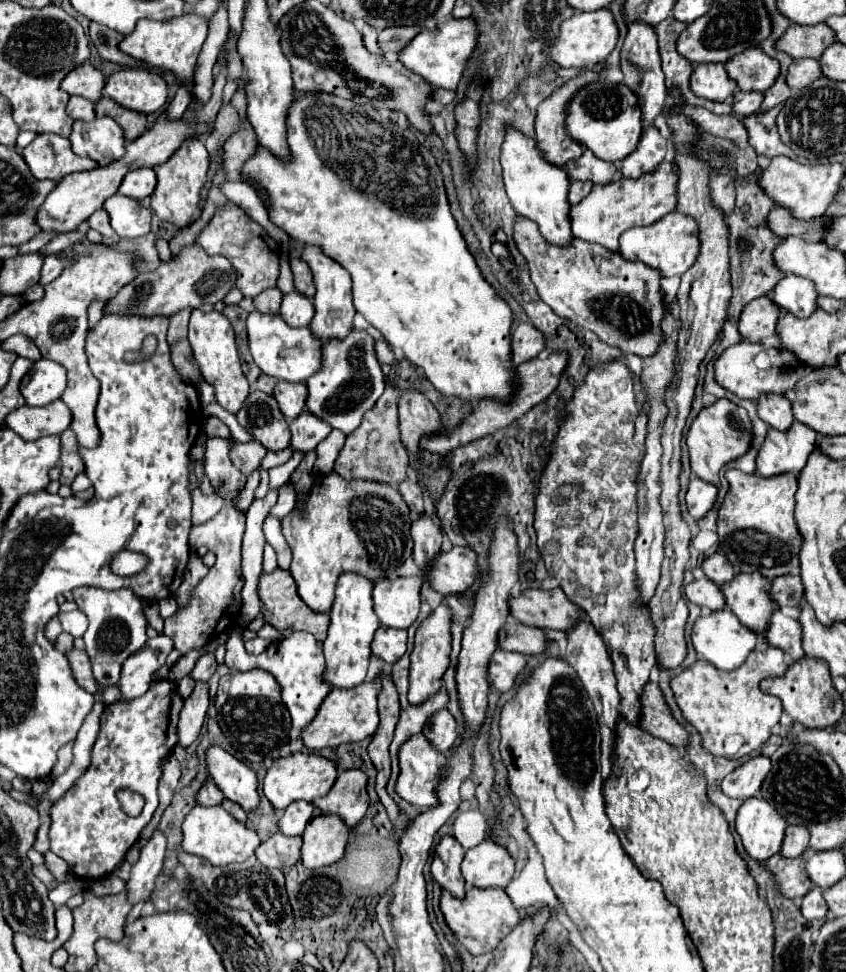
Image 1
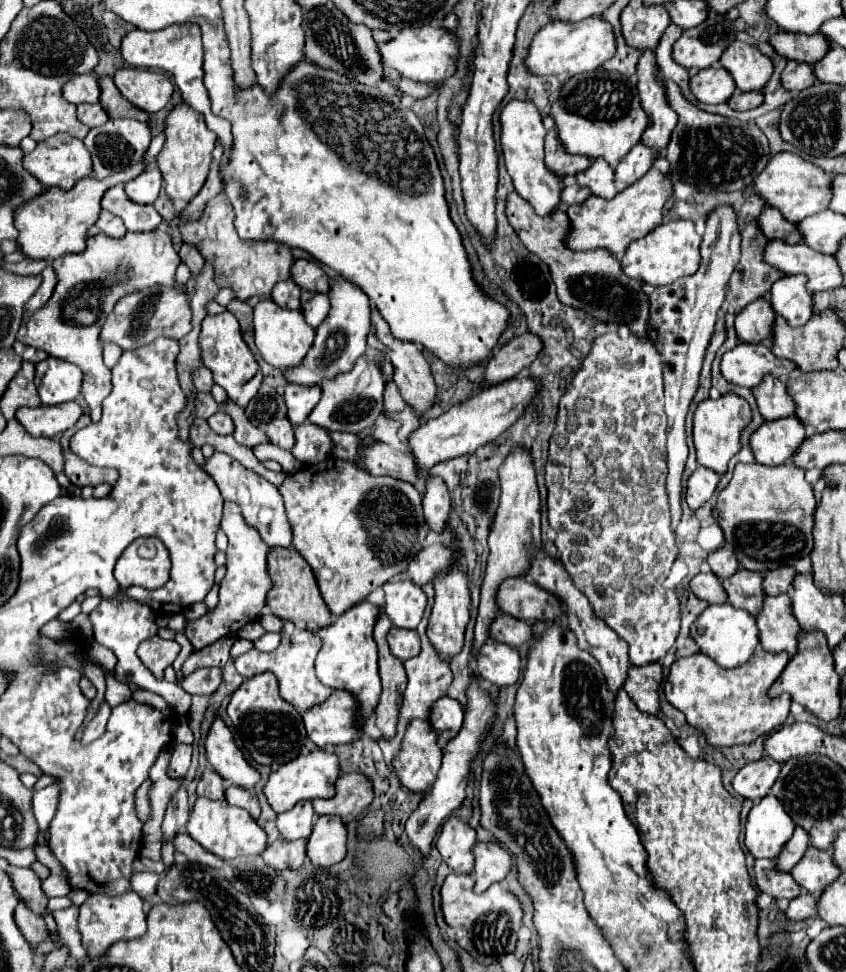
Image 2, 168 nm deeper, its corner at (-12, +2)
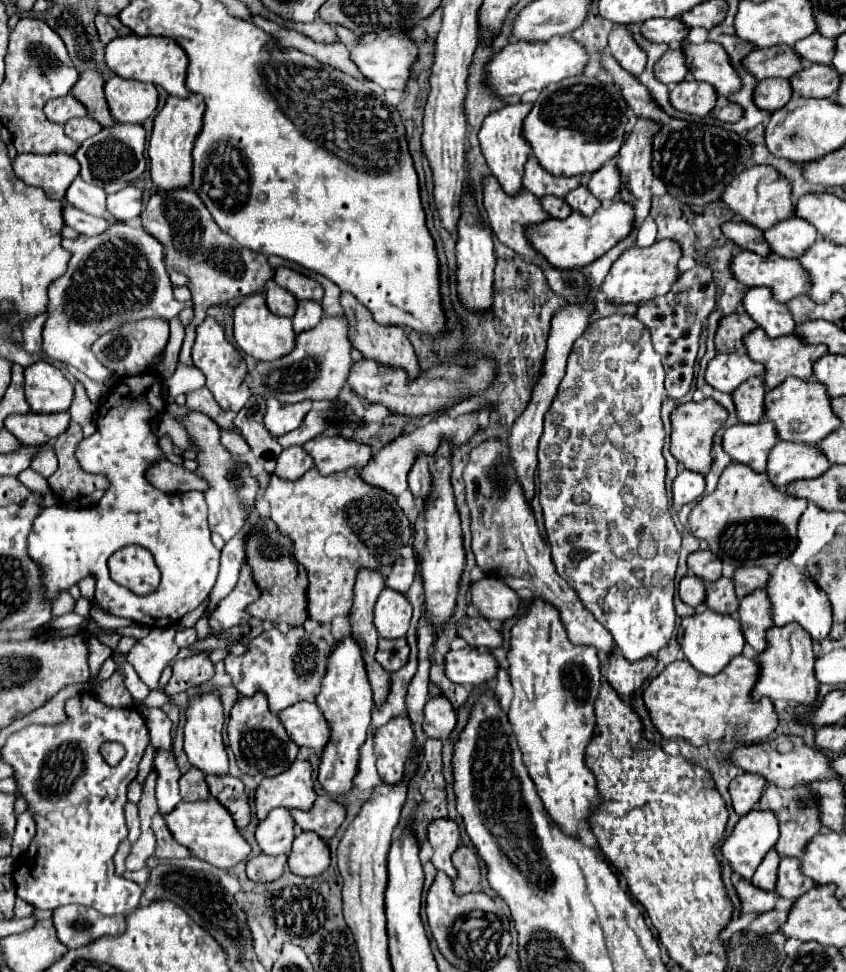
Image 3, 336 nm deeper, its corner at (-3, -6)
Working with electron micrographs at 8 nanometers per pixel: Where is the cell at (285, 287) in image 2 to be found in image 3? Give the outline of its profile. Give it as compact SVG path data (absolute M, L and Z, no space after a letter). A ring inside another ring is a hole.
M277 285L275 287L269 287L265 291L265 297L267 297L267 307L271 309L271 313L283 315L283 317L293 317L295 315L297 299L287 289L277 287Z

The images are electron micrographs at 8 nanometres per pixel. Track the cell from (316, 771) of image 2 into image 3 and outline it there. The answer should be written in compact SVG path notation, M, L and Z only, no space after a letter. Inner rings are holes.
M295 761L285 773L263 779L255 791L255 809L259 821L263 821L275 807L307 811L313 807L313 801L315 791L309 761Z

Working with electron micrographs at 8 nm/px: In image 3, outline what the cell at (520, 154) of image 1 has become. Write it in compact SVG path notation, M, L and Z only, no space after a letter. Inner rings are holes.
M517 101L511 105L505 105L493 113L487 115L487 119L483 121L483 127L479 131L479 143L481 143L481 151L485 155L487 167L491 169L493 177L499 181L499 185L503 187L503 191L507 195L515 195L521 189L521 177L523 177L523 165L527 161L527 155L531 151L529 143L523 139L523 119L527 117L527 113L531 111L531 103L525 101Z

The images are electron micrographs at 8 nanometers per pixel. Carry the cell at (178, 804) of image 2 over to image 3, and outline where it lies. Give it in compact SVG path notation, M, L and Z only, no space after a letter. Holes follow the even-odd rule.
M157 749L153 767L157 771L155 793L157 793L157 801L159 801L159 813L165 815L181 801L179 785L177 785L181 771L177 767L175 753L171 749Z

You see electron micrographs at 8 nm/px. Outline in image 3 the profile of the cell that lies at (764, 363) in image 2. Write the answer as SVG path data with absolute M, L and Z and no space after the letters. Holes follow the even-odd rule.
M745 351L717 353L705 371L705 381L725 393L731 393L749 377L763 377L763 365L751 361Z

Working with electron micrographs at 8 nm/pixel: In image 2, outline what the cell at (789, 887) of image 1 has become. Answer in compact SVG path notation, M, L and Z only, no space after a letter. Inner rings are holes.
M756 859L754 865L756 871L756 883L760 891L772 895L774 899L796 899L802 893L802 887L790 877L790 873L784 873L776 867L776 861L772 859Z

